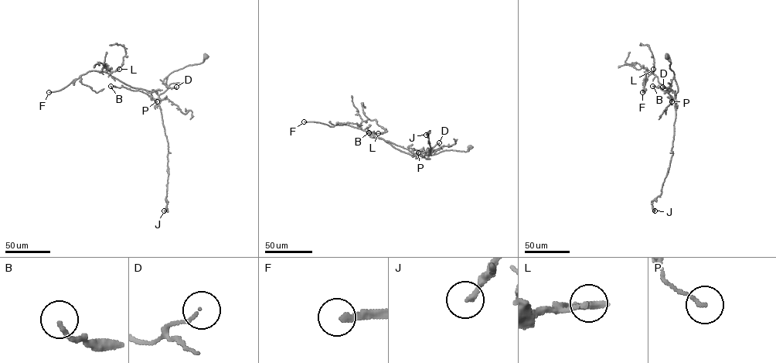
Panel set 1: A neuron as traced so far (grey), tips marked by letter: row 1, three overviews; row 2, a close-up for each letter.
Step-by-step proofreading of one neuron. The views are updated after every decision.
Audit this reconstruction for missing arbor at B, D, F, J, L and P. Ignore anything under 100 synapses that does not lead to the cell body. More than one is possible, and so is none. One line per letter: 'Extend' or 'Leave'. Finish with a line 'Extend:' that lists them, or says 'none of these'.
B: Leave
D: Leave
F: Extend
J: Leave
L: Leave
P: Leave
Extend: F

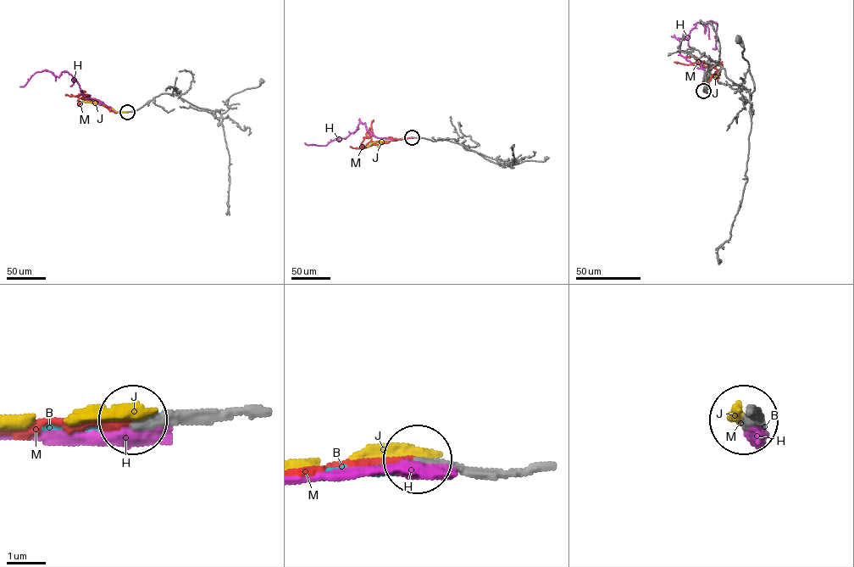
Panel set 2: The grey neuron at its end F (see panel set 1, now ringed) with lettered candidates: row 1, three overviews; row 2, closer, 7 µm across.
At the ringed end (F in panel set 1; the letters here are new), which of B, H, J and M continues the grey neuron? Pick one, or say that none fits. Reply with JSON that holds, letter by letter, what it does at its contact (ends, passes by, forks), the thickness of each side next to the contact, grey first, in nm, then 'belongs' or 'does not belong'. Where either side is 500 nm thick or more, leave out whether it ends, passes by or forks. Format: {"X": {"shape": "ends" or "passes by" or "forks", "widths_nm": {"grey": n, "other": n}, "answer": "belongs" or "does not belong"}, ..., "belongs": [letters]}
{"B": {"shape": "ends", "widths_nm": {"grey": 280, "other": 320}, "answer": "does not belong"}, "H": {"shape": "ends", "widths_nm": {"grey": 260, "other": 460}, "answer": "does not belong"}, "J": {"shape": "ends", "widths_nm": {"grey": 240, "other": 320}, "answer": "does not belong"}, "M": {"shape": "ends", "widths_nm": {"grey": 200, "other": 180}, "answer": "belongs"}, "belongs": ["M"]}

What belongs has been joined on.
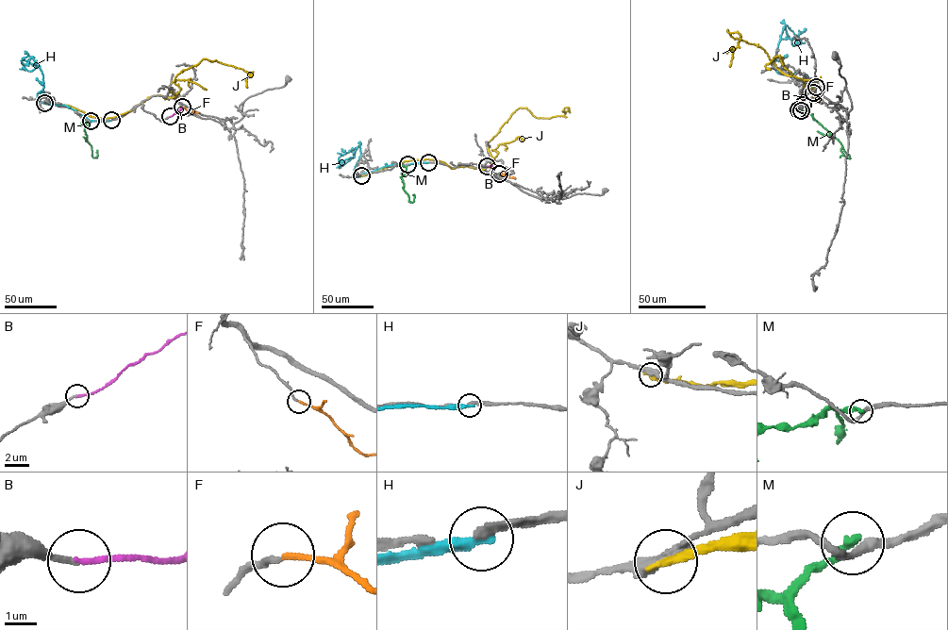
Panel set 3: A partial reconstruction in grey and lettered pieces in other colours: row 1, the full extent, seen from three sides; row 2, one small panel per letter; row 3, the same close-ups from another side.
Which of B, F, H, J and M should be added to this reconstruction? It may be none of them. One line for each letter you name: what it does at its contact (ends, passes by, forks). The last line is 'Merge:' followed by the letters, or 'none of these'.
B: it ends
F: it ends
Merge: B, F

